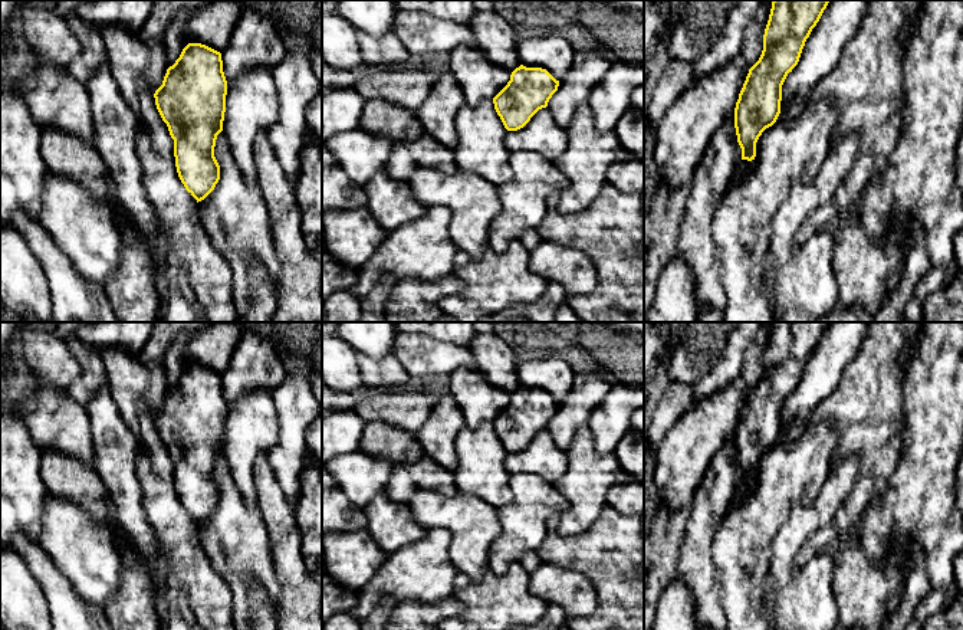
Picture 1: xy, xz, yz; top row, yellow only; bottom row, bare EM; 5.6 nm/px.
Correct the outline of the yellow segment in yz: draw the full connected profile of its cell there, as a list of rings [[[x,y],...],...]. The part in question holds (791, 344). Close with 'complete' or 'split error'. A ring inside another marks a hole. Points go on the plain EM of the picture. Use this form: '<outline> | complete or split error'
[[[773,322],[763,373],[749,391],[734,430],[742,482],[756,479],[756,465],[780,436],[782,407],[798,387],[812,351],[831,322]]] | complete

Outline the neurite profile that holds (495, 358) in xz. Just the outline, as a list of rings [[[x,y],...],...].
[[[496,332],[476,334],[467,348],[487,383],[510,396],[520,388],[517,358],[510,345]]]

